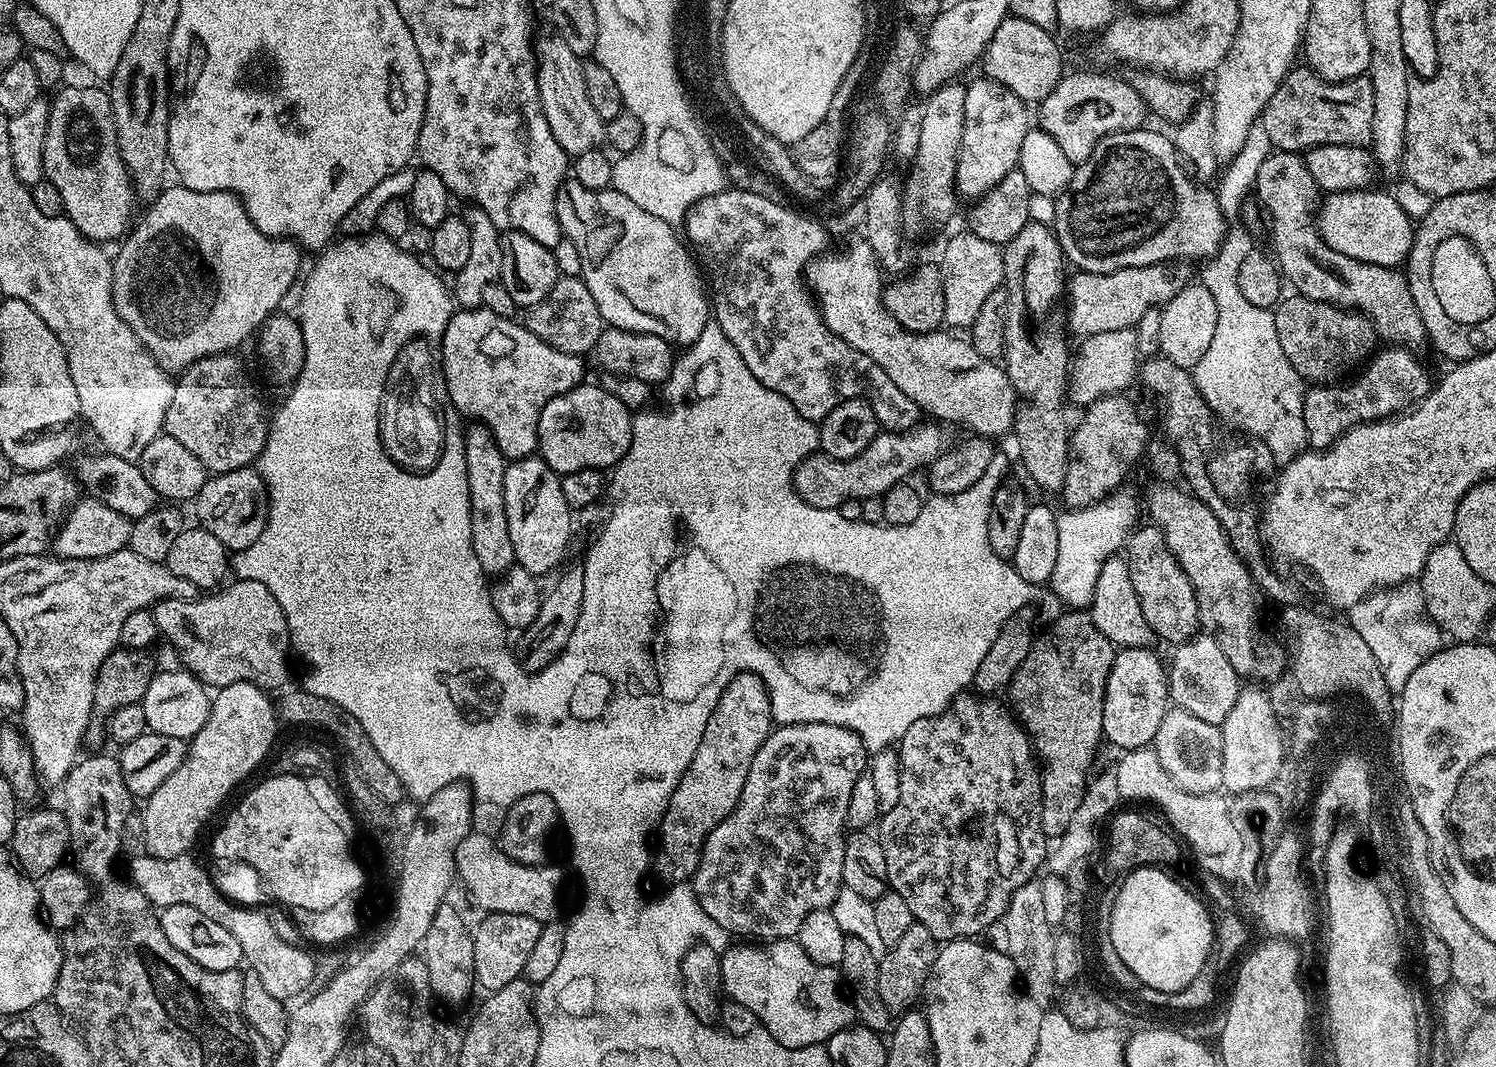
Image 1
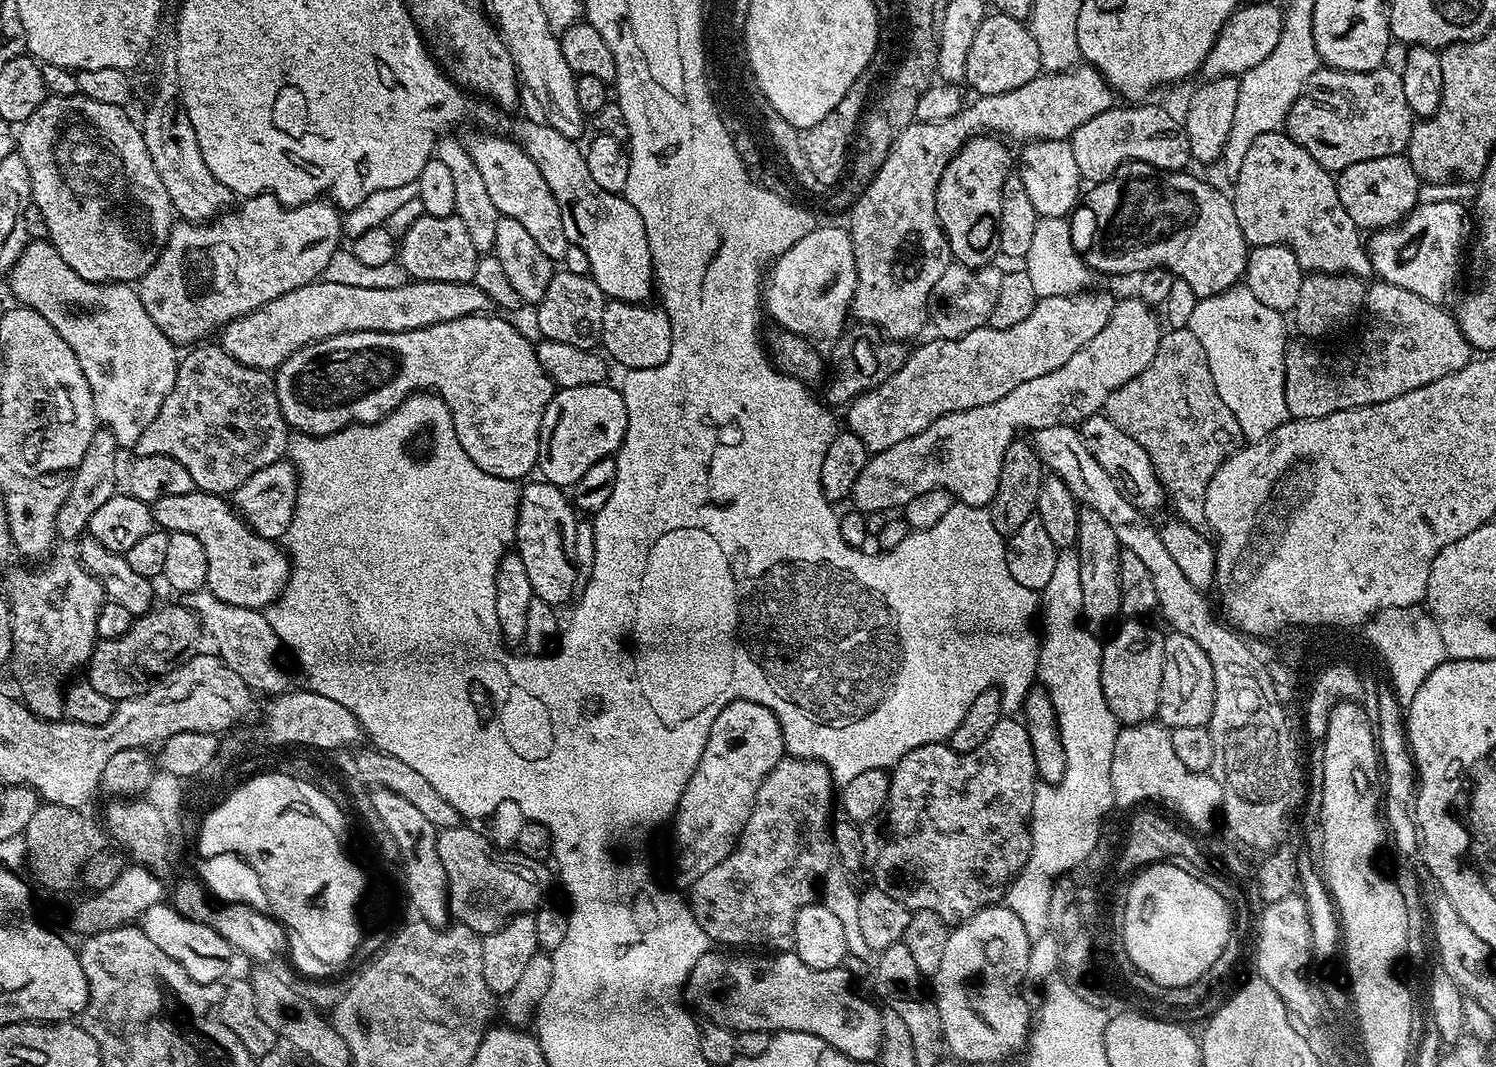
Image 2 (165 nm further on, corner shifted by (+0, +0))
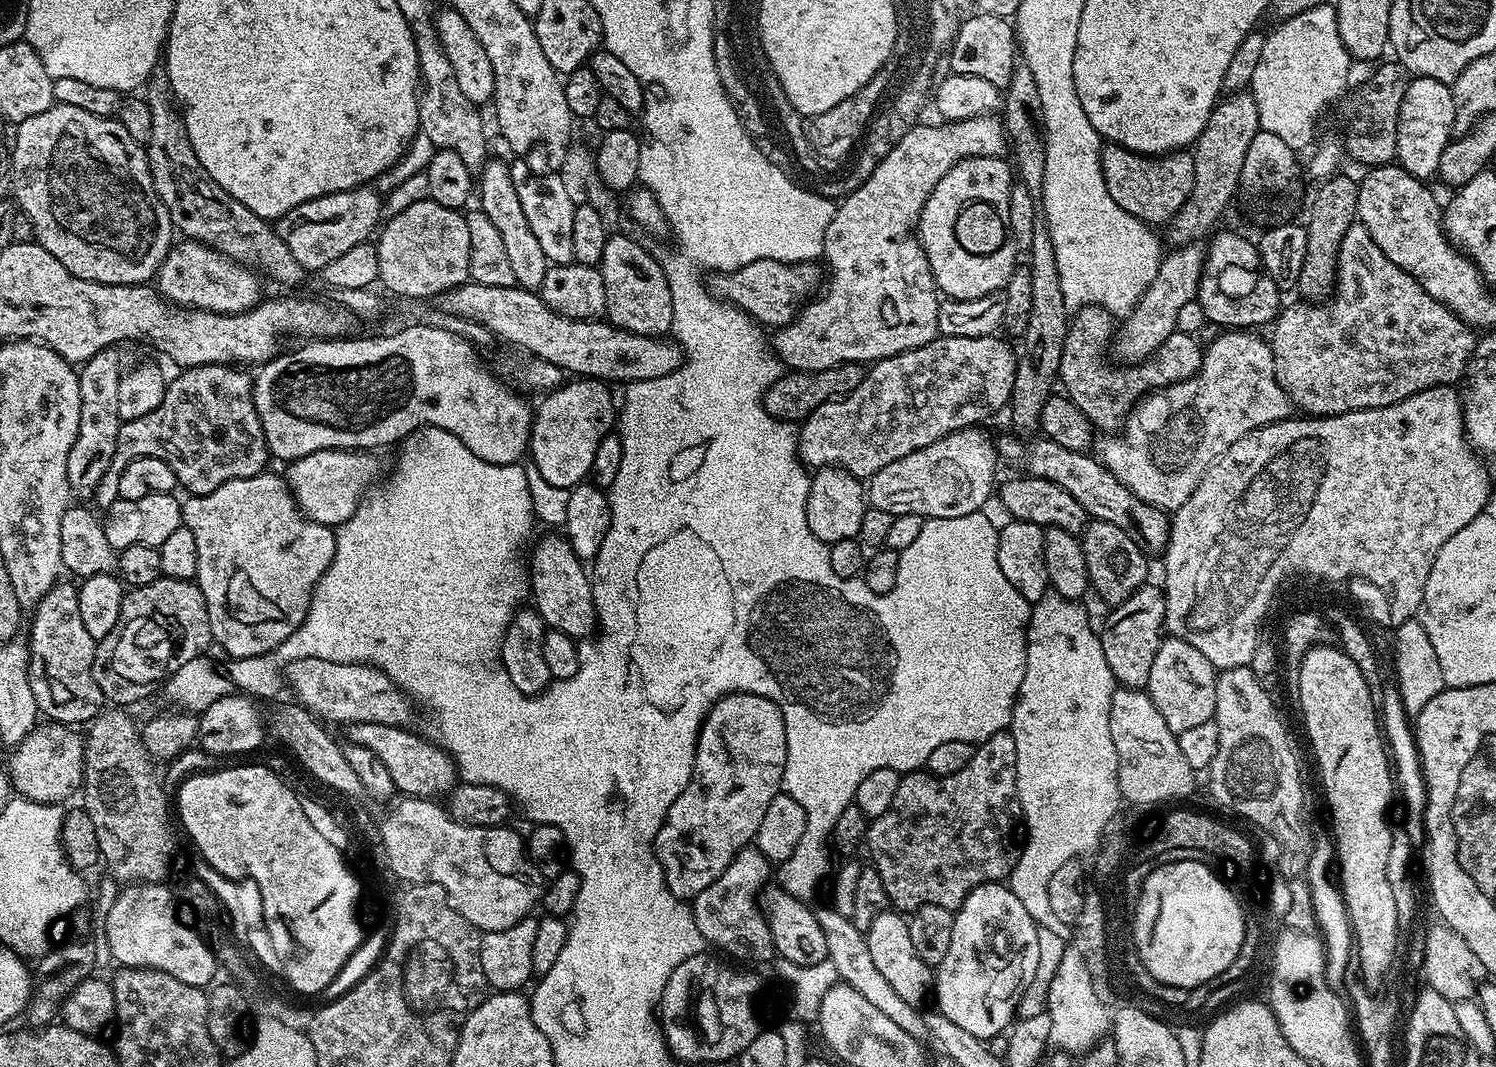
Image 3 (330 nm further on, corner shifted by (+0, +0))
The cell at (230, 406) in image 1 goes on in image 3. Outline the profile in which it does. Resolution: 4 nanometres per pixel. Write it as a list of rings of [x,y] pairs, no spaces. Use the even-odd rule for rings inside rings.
[[[203,364],[197,368],[185,368],[164,389],[162,402],[150,410],[150,414],[142,414],[142,418],[134,418],[121,423],[118,430],[118,442],[114,450],[114,458],[110,458],[110,466],[96,487],[94,504],[97,509],[106,510],[114,501],[120,499],[118,494],[118,478],[134,458],[149,456],[162,458],[174,470],[177,485],[185,488],[185,493],[201,496],[218,490],[226,482],[234,478],[250,478],[265,471],[267,460],[270,460],[268,444],[264,440],[262,422],[258,418],[256,403],[252,400],[251,375],[247,376],[240,366],[226,364]]]

